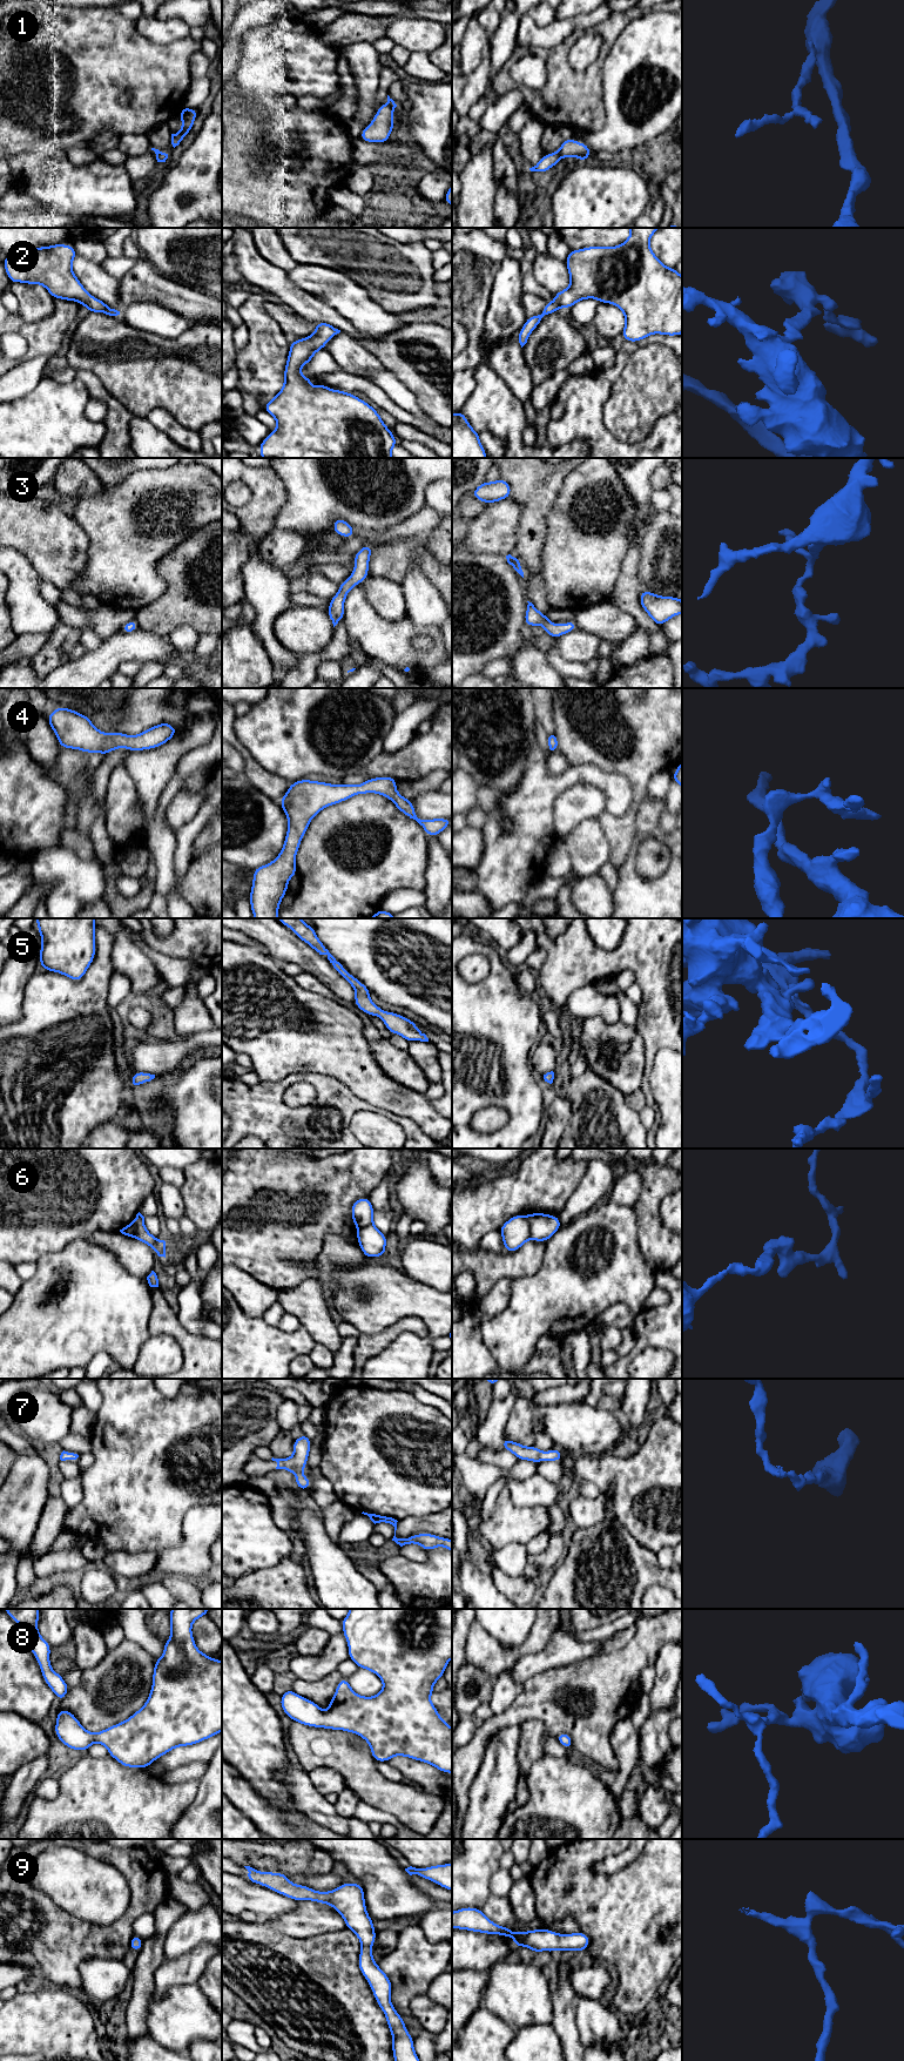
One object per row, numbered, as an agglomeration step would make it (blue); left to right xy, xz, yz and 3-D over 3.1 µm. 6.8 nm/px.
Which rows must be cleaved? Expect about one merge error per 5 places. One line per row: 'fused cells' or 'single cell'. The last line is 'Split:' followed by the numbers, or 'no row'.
1: fused cells
2: single cell
3: single cell
4: single cell
5: single cell
6: fused cells
7: single cell
8: single cell
9: single cell
Split: 1, 6

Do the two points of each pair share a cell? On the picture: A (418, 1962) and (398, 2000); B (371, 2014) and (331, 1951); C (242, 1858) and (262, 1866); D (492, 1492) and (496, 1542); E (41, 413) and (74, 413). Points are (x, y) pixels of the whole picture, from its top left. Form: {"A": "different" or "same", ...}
{"A": "same", "B": "same", "C": "same", "D": "different", "E": "same"}

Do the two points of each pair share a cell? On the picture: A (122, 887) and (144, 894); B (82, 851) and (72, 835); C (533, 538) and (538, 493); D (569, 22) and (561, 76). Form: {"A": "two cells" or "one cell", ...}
{"A": "two cells", "B": "one cell", "C": "one cell", "D": "two cells"}

